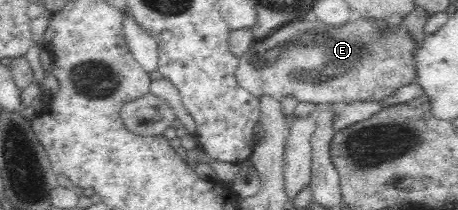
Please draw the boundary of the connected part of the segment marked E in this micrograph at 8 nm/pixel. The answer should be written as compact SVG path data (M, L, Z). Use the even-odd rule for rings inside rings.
M358 18L357 20L352 19L350 22L345 23L345 25L339 27L329 27L319 20L304 21L303 19L299 19L297 21L289 21L287 25L275 30L274 33L267 36L265 39L257 41L247 52L245 52L245 54L238 57L236 79L239 86L248 90L253 96L257 96L257 99L259 99L260 96L263 96L263 94L268 94L268 96L273 96L273 98L277 97L280 100L283 96L290 94L291 96L294 96L299 103L328 103L329 105L337 105L338 107L341 107L356 101L380 102L389 95L393 95L396 90L401 88L401 86L413 83L413 80L415 80L416 77L415 53L417 52L417 43L411 38L409 30L407 30L406 27L402 28L402 26L400 26L400 28L397 29L395 26L392 28L390 24L385 27L385 21L364 18Z

